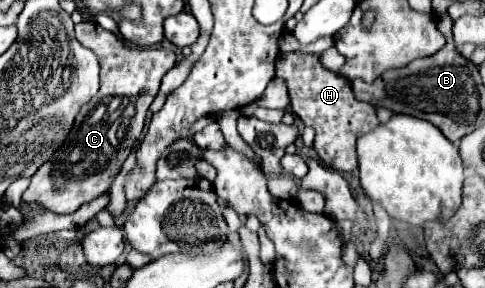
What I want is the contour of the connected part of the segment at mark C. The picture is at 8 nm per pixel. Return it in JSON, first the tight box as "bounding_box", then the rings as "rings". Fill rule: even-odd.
{"bounding_box":[22,21,176,213],"rings":[[[82,21],[76,25],[76,39],[84,47],[96,49],[102,65],[100,91],[80,109],[68,139],[62,143],[56,155],[52,155],[52,159],[36,171],[30,187],[24,191],[22,201],[28,205],[38,205],[34,213],[40,209],[52,213],[74,213],[80,205],[108,191],[122,163],[142,135],[146,113],[158,93],[162,75],[176,65],[174,51],[164,47],[126,49],[114,33],[92,21]]]}

